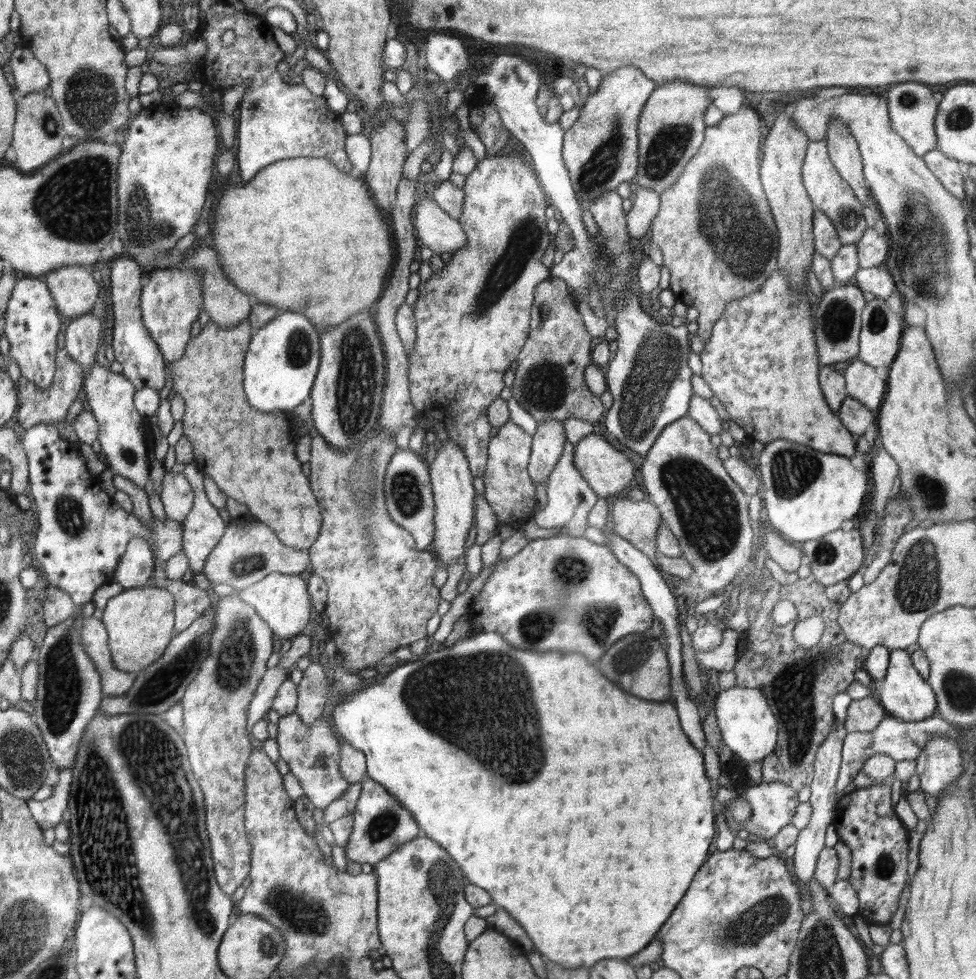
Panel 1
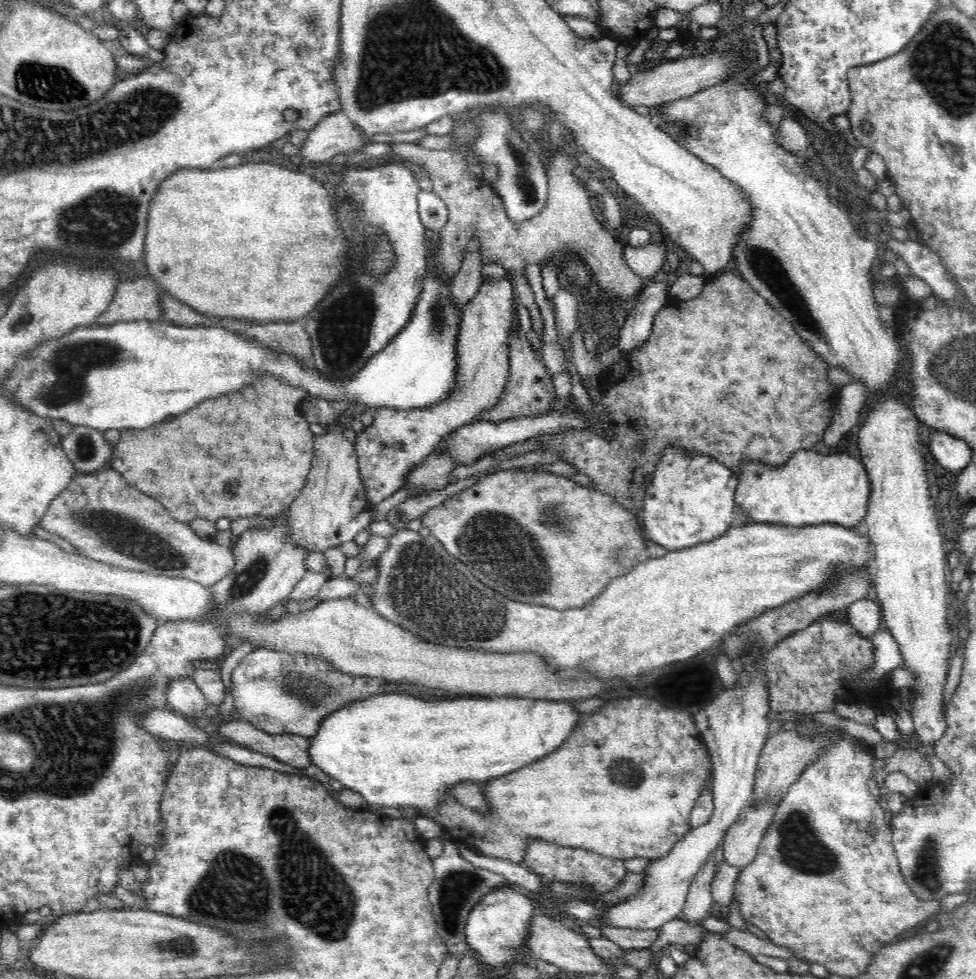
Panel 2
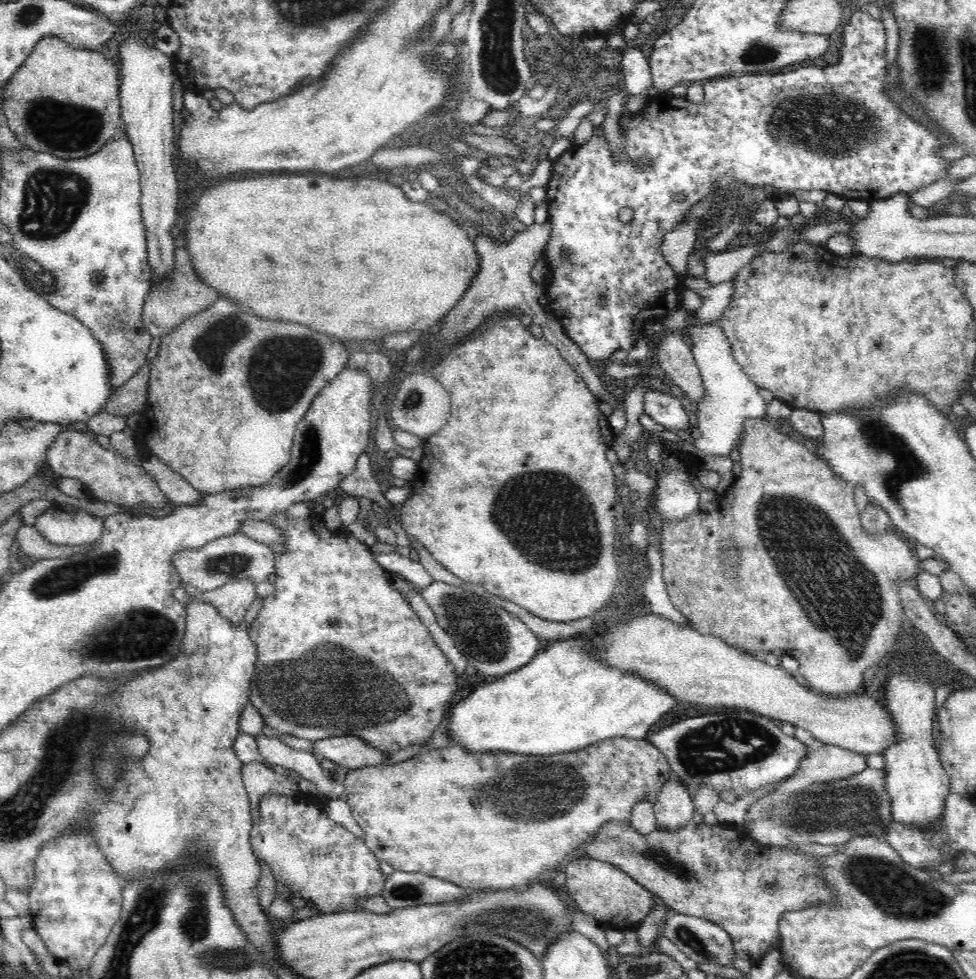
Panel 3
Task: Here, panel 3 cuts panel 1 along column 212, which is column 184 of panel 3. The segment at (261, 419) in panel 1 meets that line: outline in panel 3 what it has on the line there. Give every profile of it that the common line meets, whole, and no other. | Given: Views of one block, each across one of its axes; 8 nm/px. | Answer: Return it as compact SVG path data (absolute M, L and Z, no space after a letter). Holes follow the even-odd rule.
M220 298L210 304L206 310L190 317L180 324L177 330L161 338L159 351L151 363L149 392L147 402L142 409L139 423L135 426L142 444L143 453L155 454L160 462L169 466L174 472L189 482L201 494L220 494L228 490L248 488L248 486L264 486L290 462L291 450L298 423L304 418L314 397L338 374L347 367L350 352L339 339L310 330L308 326L298 326L292 322L280 322L260 318L236 300Z

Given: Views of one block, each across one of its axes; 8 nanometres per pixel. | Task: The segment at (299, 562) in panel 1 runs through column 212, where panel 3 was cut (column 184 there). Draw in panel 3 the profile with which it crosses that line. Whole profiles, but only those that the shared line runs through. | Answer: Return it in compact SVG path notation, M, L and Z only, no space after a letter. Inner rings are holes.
M238 532L232 536L215 538L204 544L202 549L182 549L179 553L173 554L173 567L178 570L182 584L195 586L198 592L204 593L240 580L252 580L256 584L268 581L269 576L276 571L275 554L276 550L270 549L267 544L262 544Z

